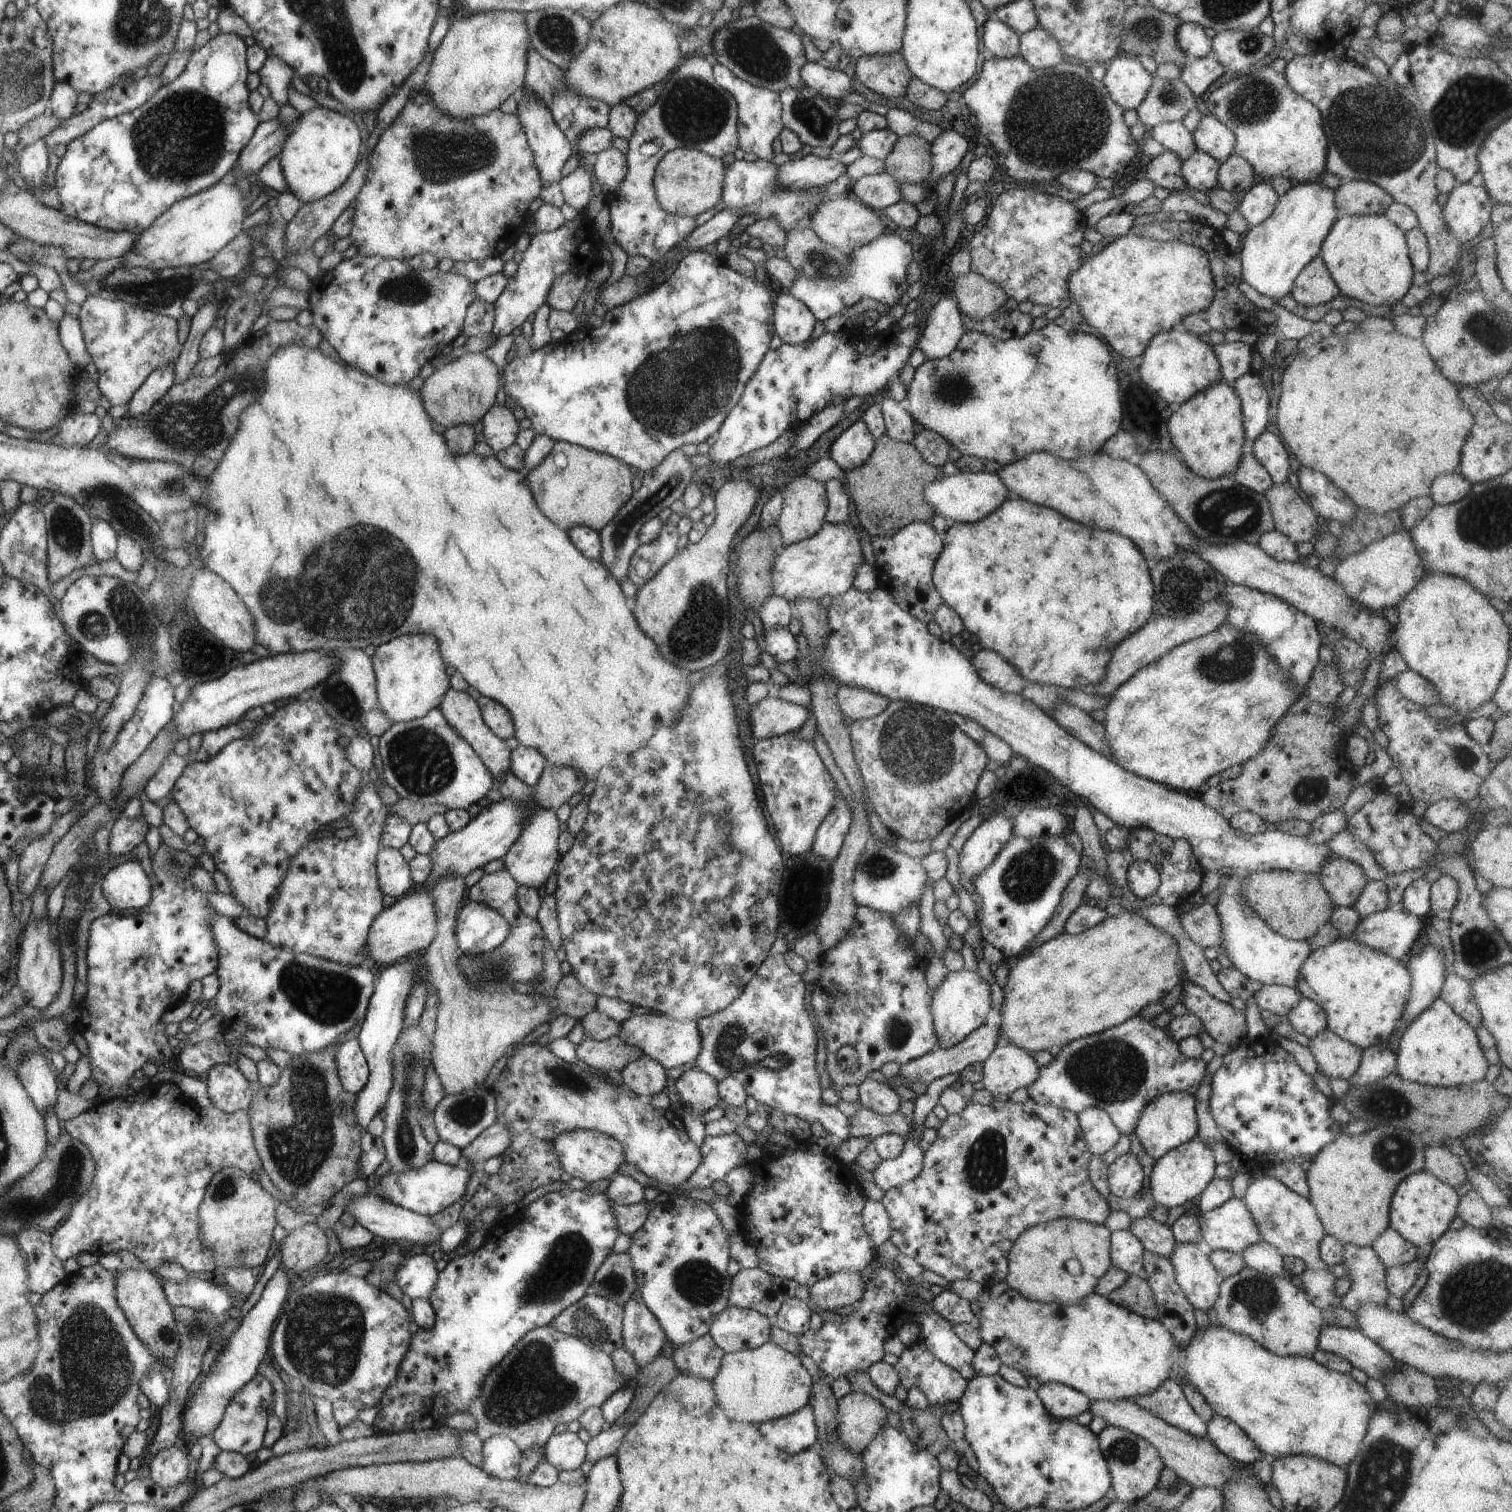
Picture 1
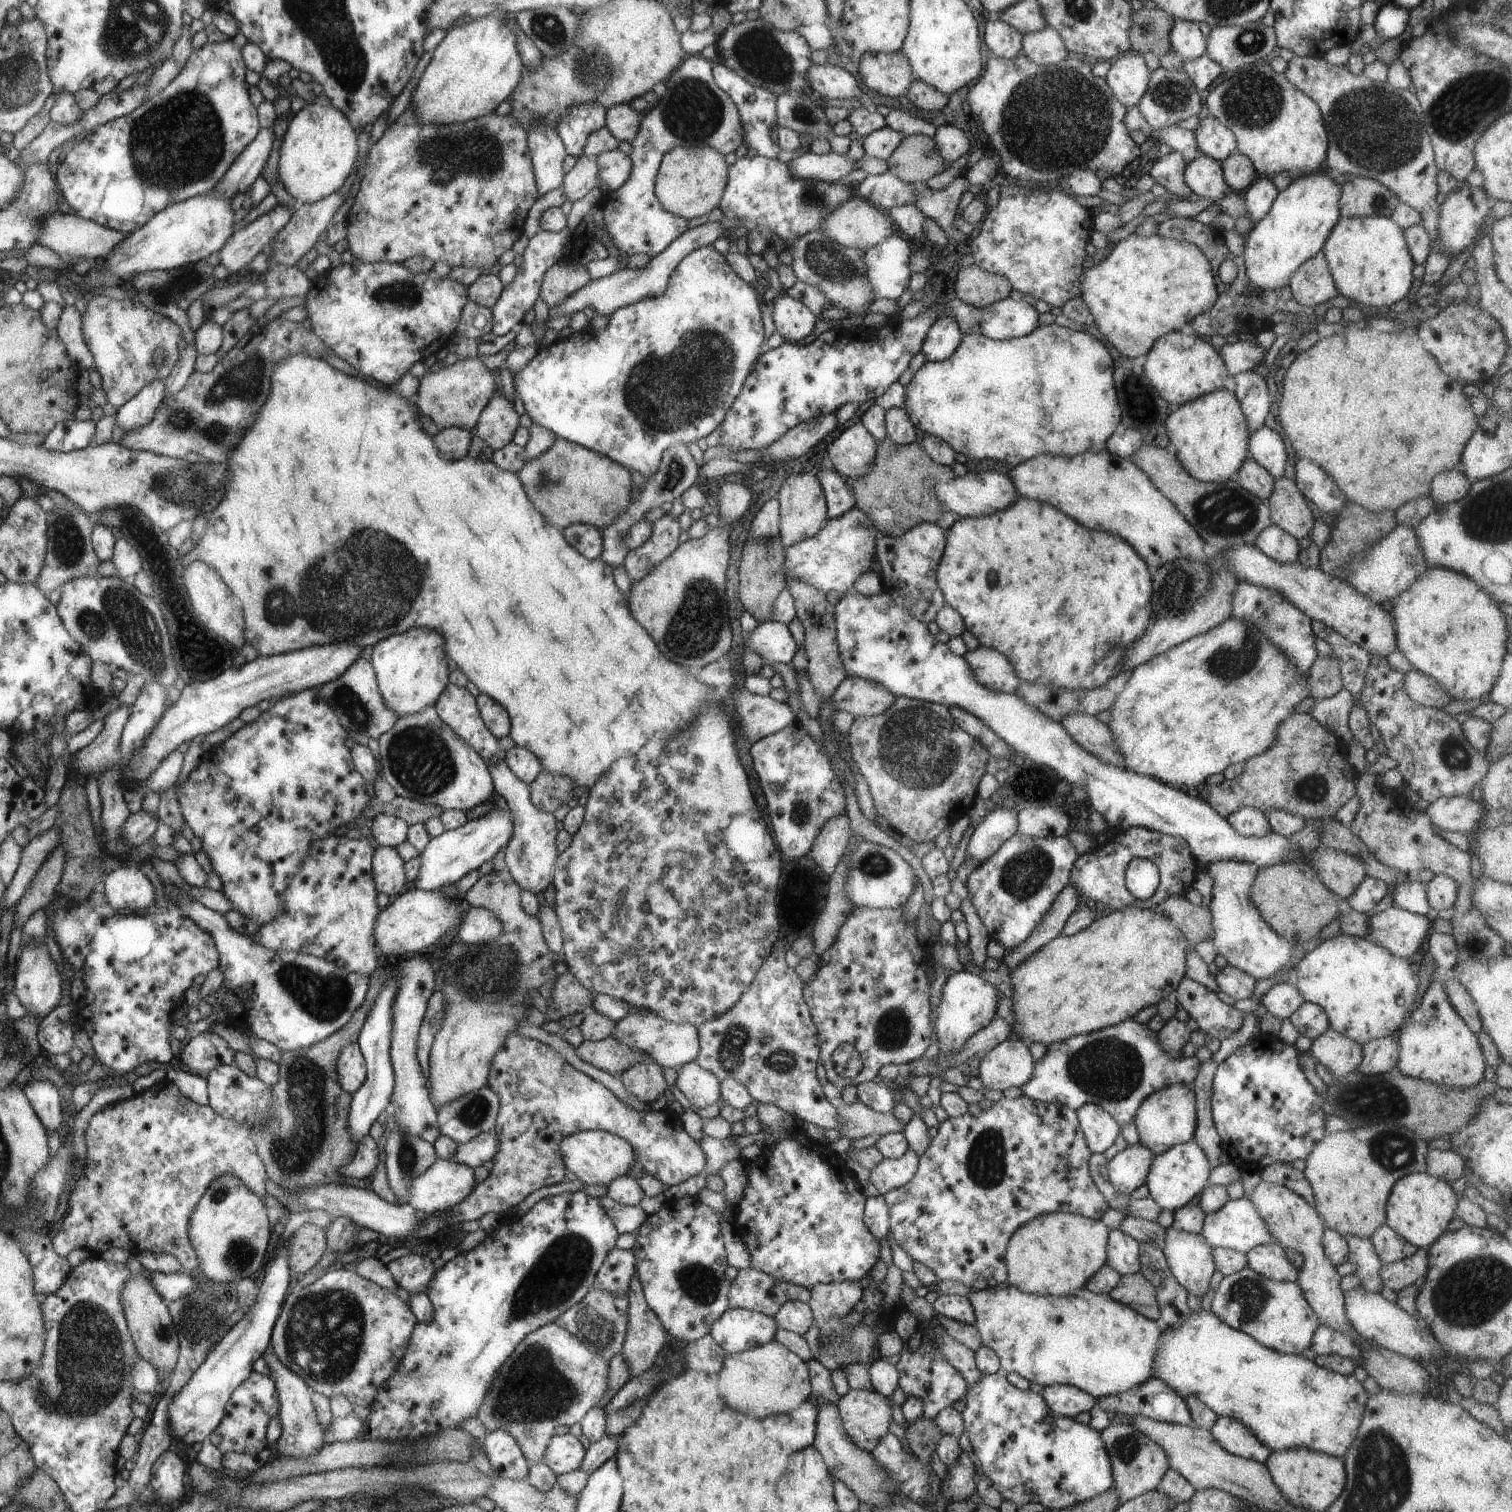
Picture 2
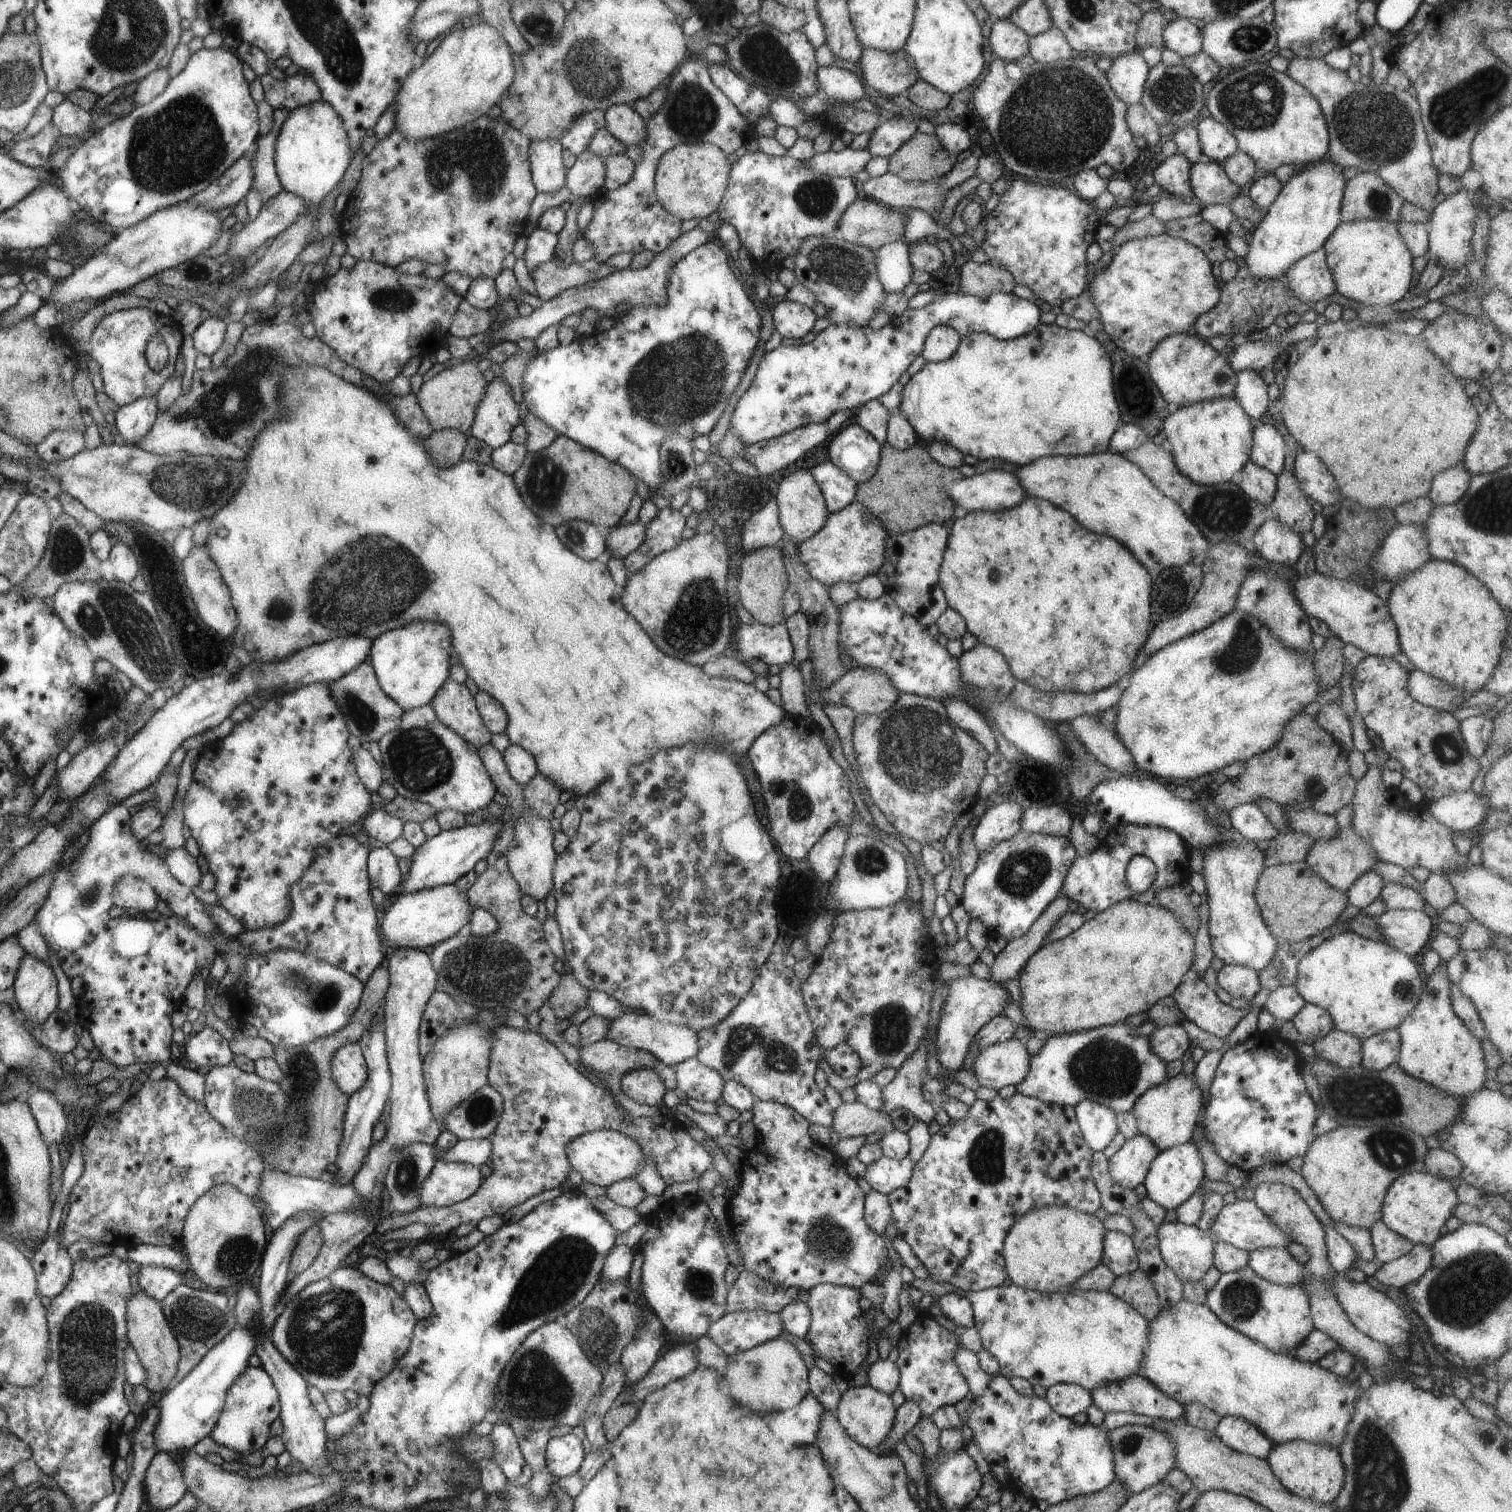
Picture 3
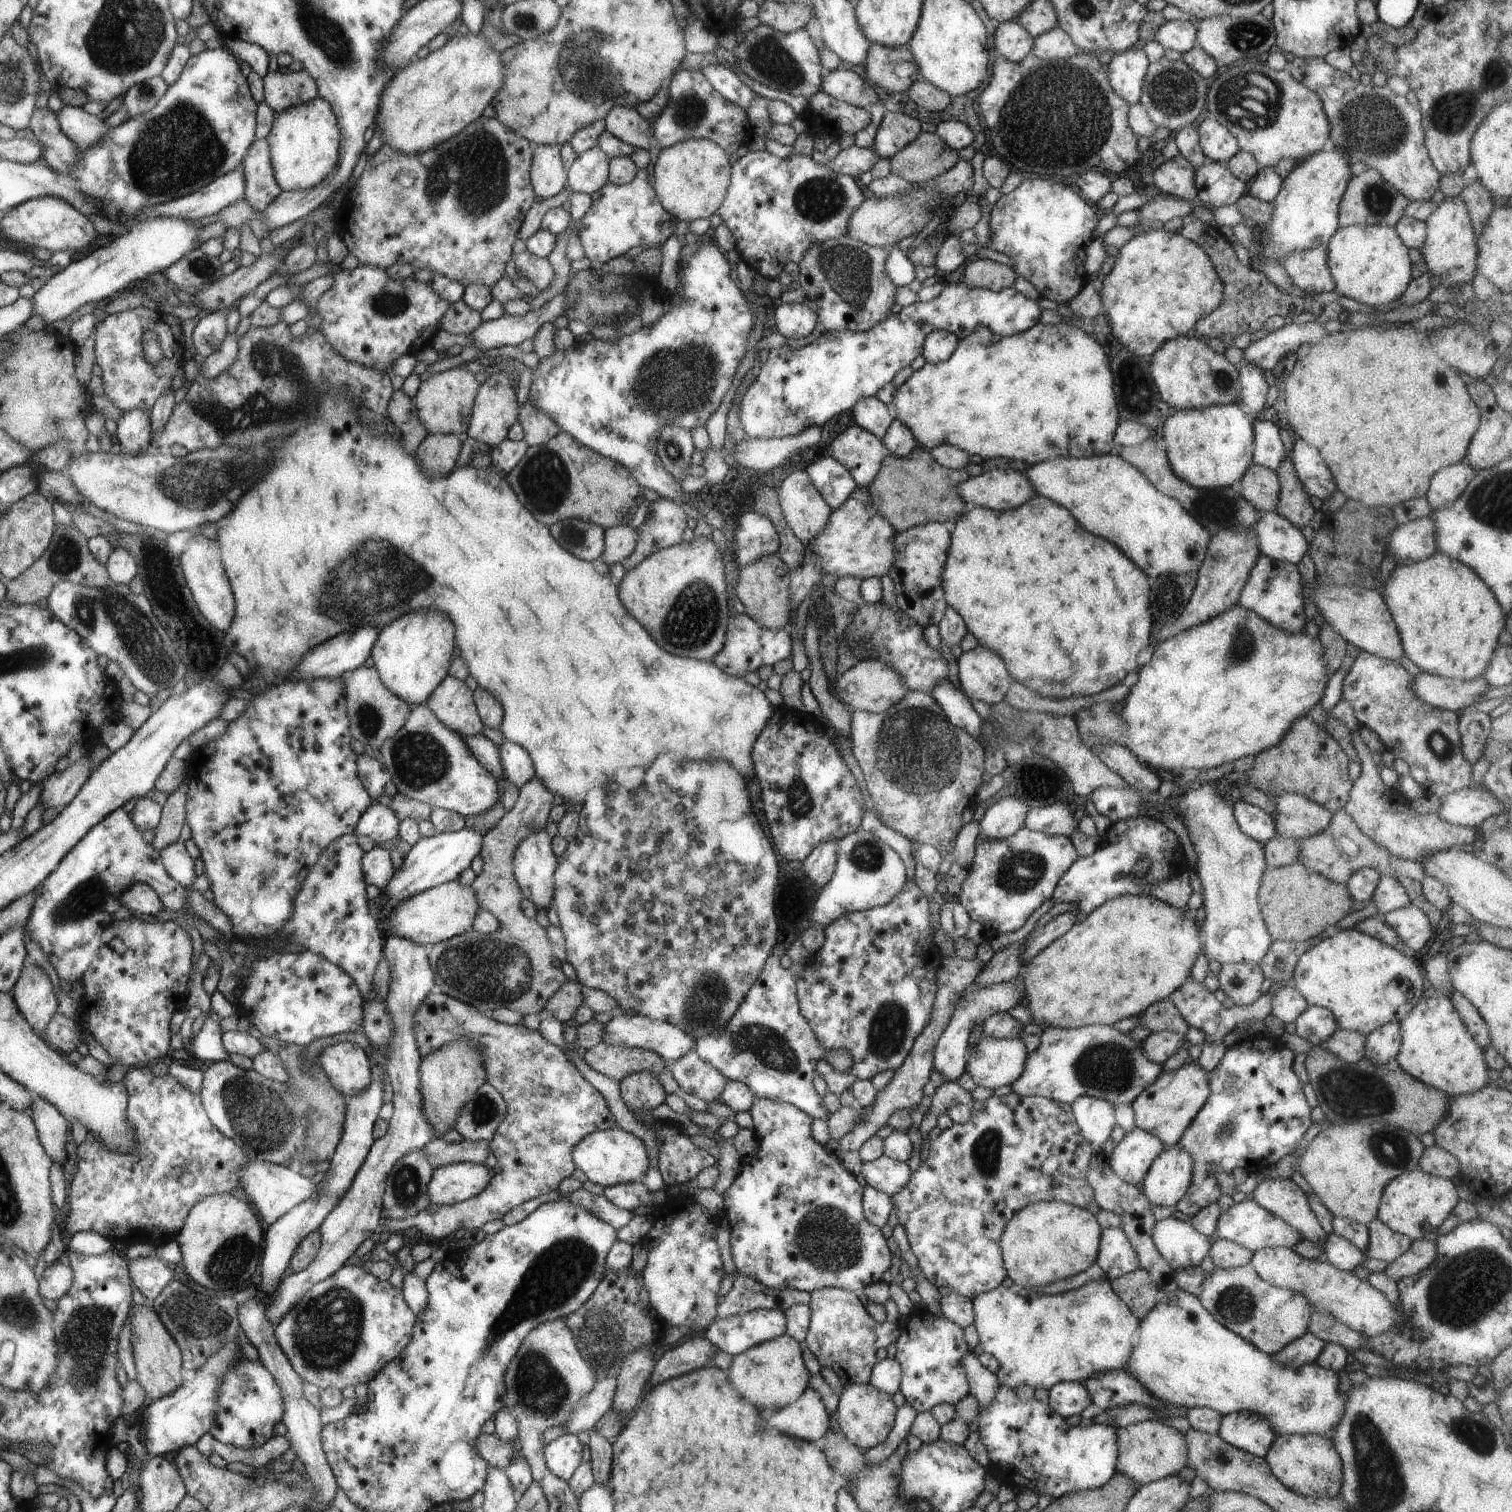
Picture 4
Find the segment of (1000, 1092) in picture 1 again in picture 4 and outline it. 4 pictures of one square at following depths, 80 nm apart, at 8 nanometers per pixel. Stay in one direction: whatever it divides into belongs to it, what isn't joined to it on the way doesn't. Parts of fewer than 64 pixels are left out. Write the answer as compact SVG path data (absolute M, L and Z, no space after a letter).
M983 1036L976 1050L967 1055L966 1073L978 1087L995 1091L1002 1086L1012 1086L1022 1076L1028 1056L1020 1038L998 1040Z

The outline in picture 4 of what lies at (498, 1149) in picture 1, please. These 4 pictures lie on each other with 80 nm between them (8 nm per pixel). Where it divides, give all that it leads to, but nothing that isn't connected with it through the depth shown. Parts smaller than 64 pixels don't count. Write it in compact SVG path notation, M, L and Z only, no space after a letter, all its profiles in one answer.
M436 1138L423 1150L434 1169L453 1163L485 1164L486 1158L491 1153L488 1142L467 1139L458 1143L448 1143L442 1138Z

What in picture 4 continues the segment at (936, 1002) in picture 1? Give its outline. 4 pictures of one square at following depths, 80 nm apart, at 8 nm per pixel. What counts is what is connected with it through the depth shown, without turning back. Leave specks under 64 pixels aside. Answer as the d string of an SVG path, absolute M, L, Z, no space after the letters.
M1022 976L1010 980L1010 982L995 983L987 986L978 986L978 984L971 984L971 986L960 994L960 1000L954 1006L954 1012L944 1032L940 1036L936 1044L933 1057L933 1069L939 1072L948 1082L957 1082L962 1074L966 1073L966 1062L969 1037L972 1028L975 1025L981 1024L998 1013L1009 1013L1012 1008L1021 1003L1024 998L1024 982Z

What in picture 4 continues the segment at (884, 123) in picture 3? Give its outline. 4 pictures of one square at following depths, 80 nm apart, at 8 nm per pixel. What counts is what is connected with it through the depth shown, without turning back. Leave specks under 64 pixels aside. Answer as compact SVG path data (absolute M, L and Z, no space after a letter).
M886 110L872 148L878 157L889 160L911 144L921 132L921 123L916 118Z

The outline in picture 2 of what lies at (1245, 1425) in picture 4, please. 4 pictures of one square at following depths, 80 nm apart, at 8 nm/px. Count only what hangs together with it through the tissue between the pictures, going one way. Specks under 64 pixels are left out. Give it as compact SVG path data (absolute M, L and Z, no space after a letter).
M1229 1417L1216 1418L1214 1426L1210 1428L1210 1434L1223 1450L1234 1456L1254 1460L1265 1464L1272 1450L1266 1448L1252 1432L1250 1428Z

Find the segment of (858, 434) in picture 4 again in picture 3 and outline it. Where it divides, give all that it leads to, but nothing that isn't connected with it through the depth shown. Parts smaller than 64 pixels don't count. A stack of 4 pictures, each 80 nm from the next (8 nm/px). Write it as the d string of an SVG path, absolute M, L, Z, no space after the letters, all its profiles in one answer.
M858 424L839 429L828 444L830 461L856 483L870 480L880 463L882 445Z

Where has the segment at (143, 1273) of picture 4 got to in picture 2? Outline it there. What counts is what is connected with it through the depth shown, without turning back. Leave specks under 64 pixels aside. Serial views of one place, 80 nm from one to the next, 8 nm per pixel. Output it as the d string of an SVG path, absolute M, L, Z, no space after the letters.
M154 1272L153 1284L158 1293L164 1296L166 1300L170 1300L170 1302L182 1300L182 1296L190 1296L190 1294L196 1294L196 1292L206 1294L199 1289L197 1280L192 1280L187 1272L180 1274Z

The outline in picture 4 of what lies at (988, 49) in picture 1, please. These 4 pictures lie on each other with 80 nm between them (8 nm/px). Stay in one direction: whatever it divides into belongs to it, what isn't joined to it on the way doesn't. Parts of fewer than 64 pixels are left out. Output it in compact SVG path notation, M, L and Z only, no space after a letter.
M1016 21L997 23L994 47L1006 60L1019 62L1032 53L1034 37Z

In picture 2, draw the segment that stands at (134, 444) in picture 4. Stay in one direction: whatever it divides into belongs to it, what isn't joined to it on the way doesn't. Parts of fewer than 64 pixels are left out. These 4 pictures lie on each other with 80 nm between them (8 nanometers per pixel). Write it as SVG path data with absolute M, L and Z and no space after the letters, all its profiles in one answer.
M154 380L148 386L142 388L138 395L126 403L123 407L117 409L116 426L124 430L136 430L148 424L160 402L164 400L166 390L166 380Z

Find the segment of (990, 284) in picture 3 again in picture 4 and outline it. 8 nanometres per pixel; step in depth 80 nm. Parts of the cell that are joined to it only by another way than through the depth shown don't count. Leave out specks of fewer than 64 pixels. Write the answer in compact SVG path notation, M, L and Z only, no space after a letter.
M969 260L965 268L966 286L970 288L984 288L992 292L1000 292L1004 288L1014 286L1017 279L1016 272L1004 264L992 260Z

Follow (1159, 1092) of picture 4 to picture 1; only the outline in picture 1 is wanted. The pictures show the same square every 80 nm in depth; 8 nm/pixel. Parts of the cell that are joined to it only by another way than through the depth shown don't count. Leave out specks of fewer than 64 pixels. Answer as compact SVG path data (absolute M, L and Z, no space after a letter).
M1177 1091L1162 1094L1154 1098L1144 1112L1140 1114L1135 1134L1144 1147L1144 1150L1154 1160L1159 1160L1170 1150L1178 1148L1180 1144L1188 1143L1196 1138L1198 1134L1198 1114L1196 1114L1195 1096L1188 1091Z

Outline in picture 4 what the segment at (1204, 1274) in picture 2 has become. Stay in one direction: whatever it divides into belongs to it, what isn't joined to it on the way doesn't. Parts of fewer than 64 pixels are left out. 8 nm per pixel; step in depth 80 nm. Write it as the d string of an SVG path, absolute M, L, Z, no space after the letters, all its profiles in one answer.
M1166 1218L1156 1222L1152 1239L1158 1253L1172 1269L1199 1266L1209 1255L1212 1241L1188 1221Z

